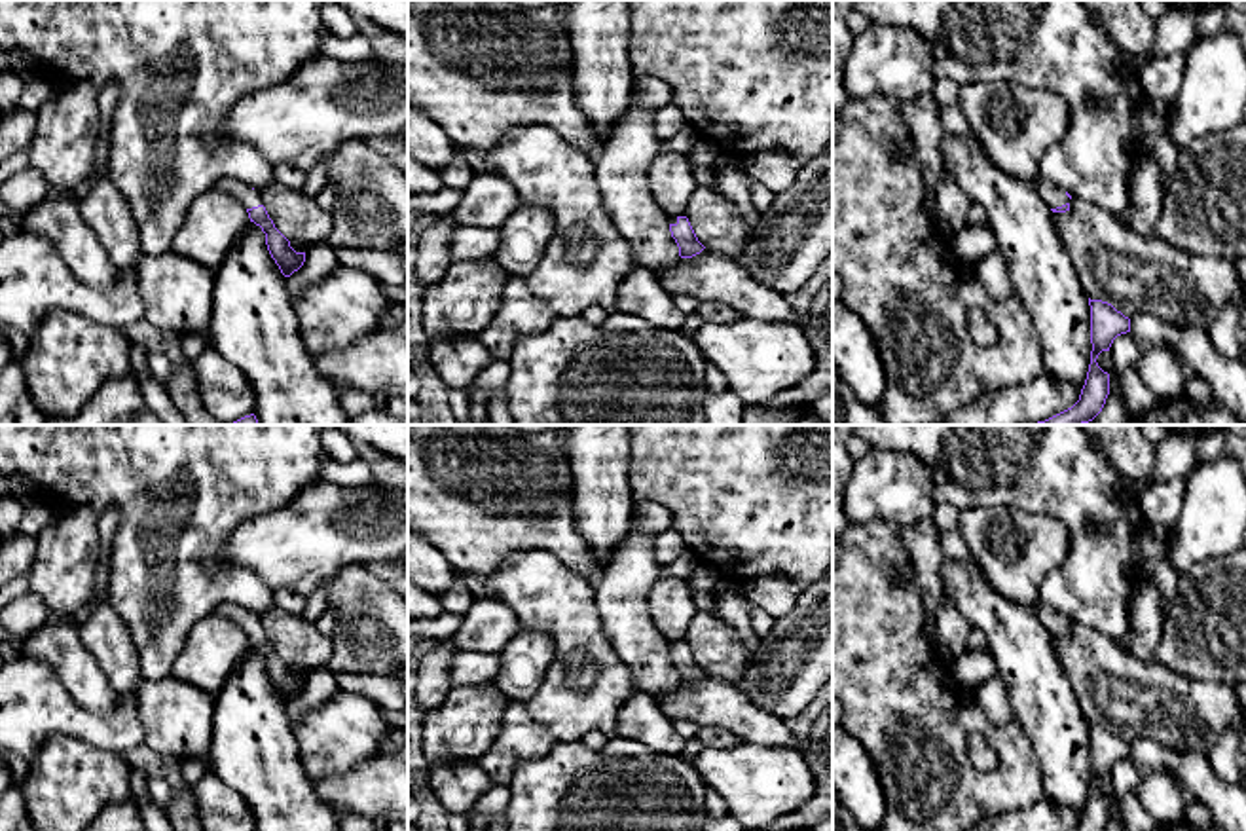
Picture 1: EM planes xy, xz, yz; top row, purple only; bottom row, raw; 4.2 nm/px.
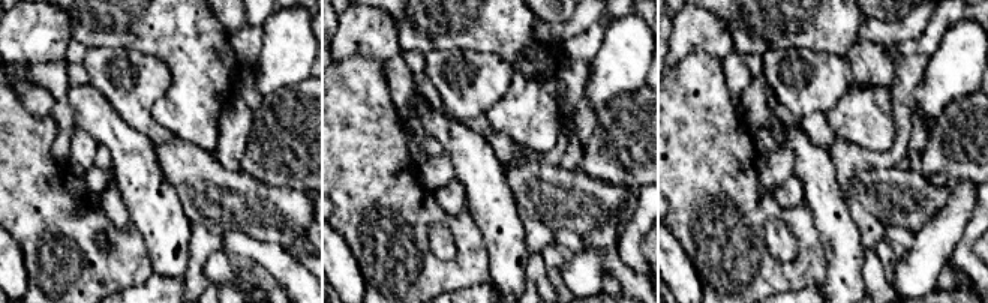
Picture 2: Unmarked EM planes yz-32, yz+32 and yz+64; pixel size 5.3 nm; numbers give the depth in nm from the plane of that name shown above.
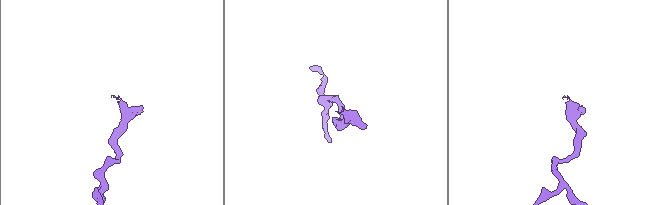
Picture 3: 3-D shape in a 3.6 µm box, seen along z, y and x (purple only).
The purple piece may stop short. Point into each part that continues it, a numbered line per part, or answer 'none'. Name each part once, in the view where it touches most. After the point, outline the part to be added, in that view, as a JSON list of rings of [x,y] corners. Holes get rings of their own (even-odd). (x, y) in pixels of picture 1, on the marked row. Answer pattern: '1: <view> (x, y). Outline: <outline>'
1: yz (1015, 124). Outline: [[[973,82],[960,87],[958,106],[975,138],[1003,173],[1037,190],[1049,209],[1070,203],[1066,192],[1049,182],[1039,171],[1041,157],[1051,146],[1060,144],[1068,131],[1070,108],[1064,99],[1047,89],[1022,83]]]

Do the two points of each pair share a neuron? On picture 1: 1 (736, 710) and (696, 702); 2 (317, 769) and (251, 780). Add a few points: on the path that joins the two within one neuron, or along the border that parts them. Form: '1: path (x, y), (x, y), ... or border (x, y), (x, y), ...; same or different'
1: path (727, 706), (706, 702); same
2: border (291, 729), (300, 763), (315, 786); different

